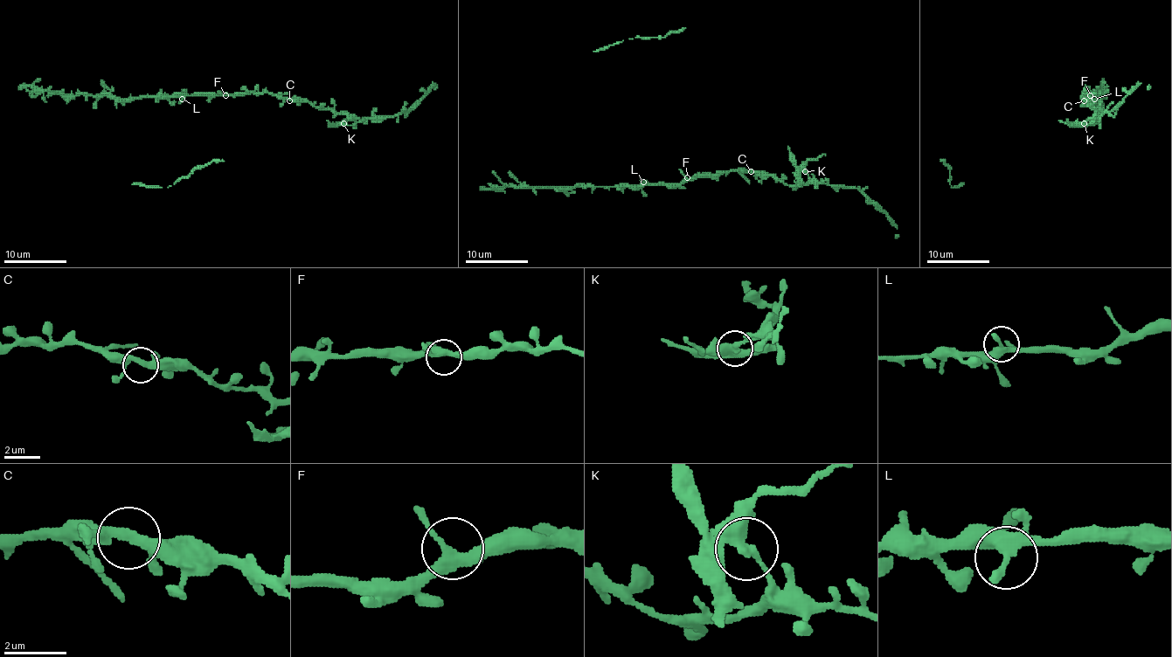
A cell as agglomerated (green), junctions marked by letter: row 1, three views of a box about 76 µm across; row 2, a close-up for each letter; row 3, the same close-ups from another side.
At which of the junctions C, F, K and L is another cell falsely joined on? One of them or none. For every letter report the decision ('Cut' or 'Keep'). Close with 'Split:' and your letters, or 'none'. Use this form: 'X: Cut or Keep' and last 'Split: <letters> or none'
C: Keep
F: Keep
K: Cut
L: Keep
Split: K

